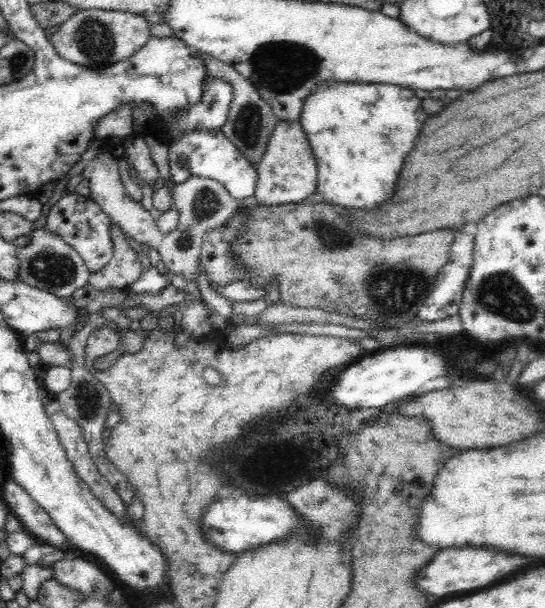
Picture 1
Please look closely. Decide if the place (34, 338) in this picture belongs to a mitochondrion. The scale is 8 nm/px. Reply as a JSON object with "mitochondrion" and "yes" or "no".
{"mitochondrion":"no"}

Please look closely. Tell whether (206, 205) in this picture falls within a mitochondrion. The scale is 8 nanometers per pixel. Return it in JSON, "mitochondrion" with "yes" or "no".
{"mitochondrion":"yes"}

